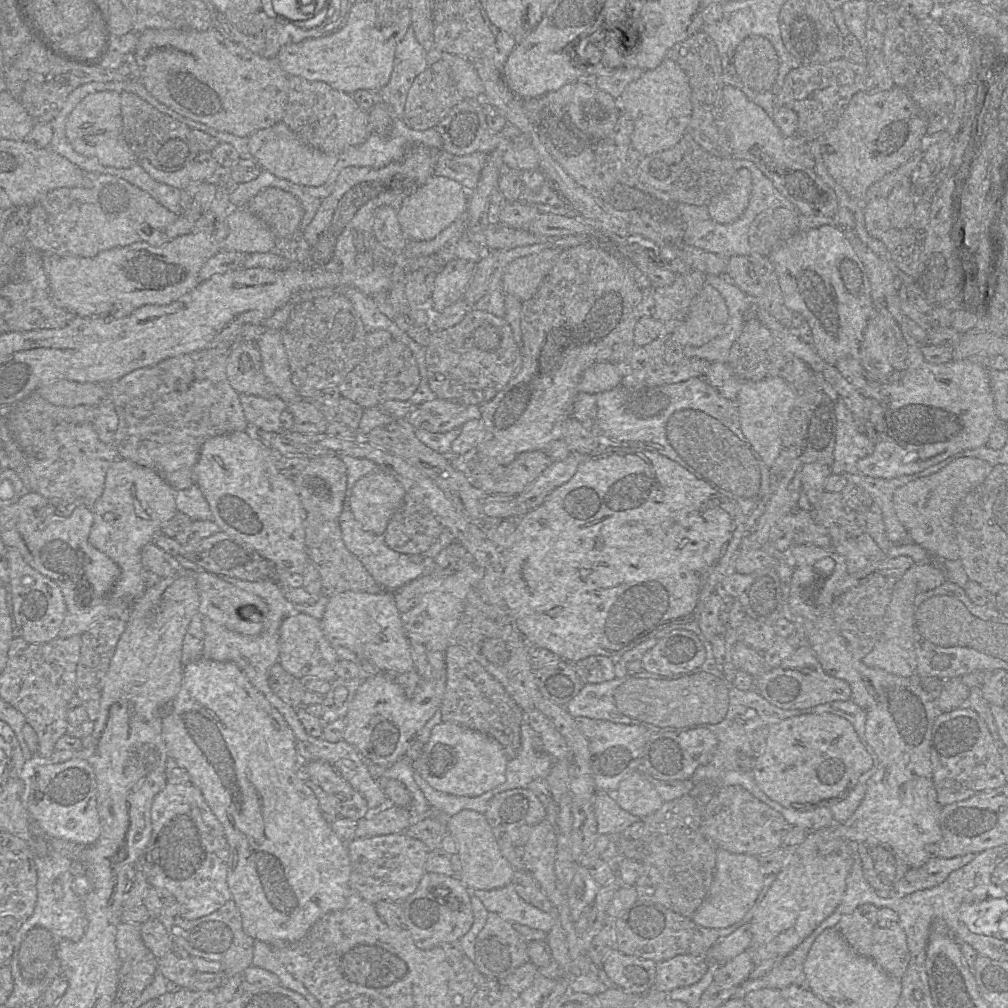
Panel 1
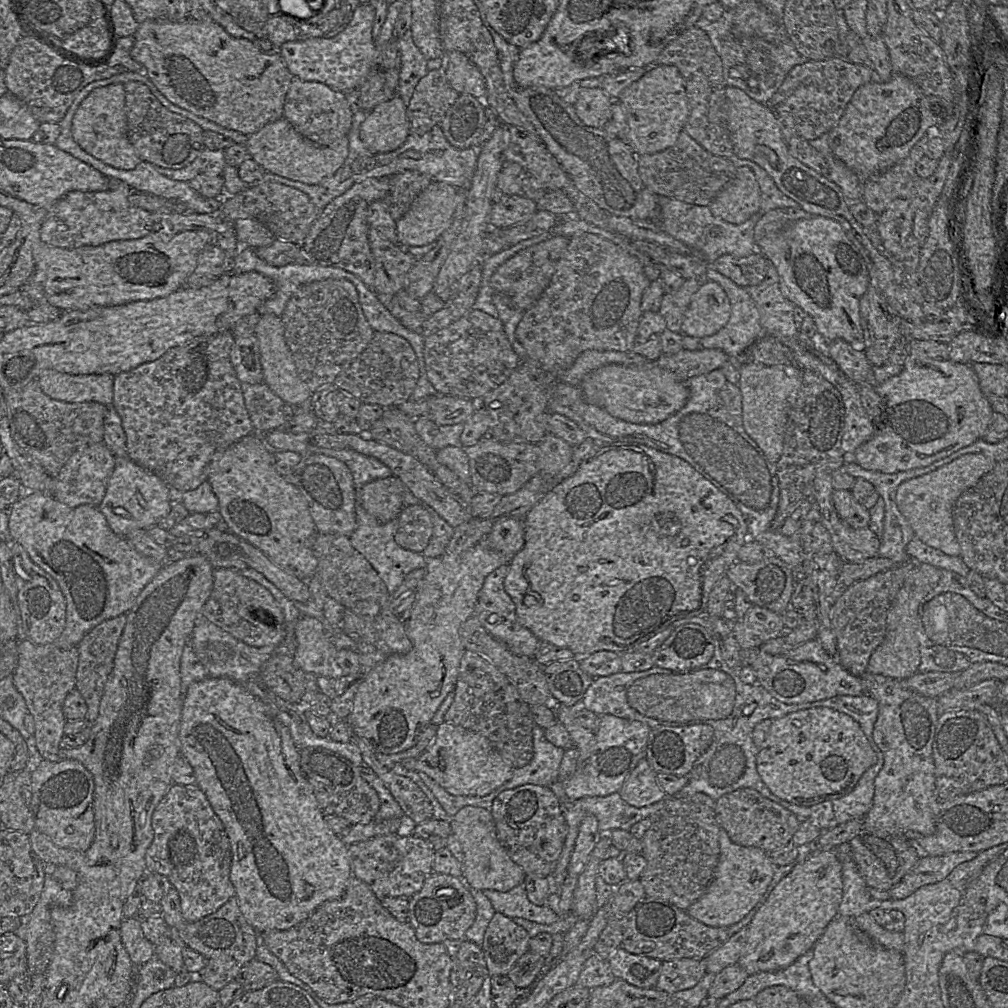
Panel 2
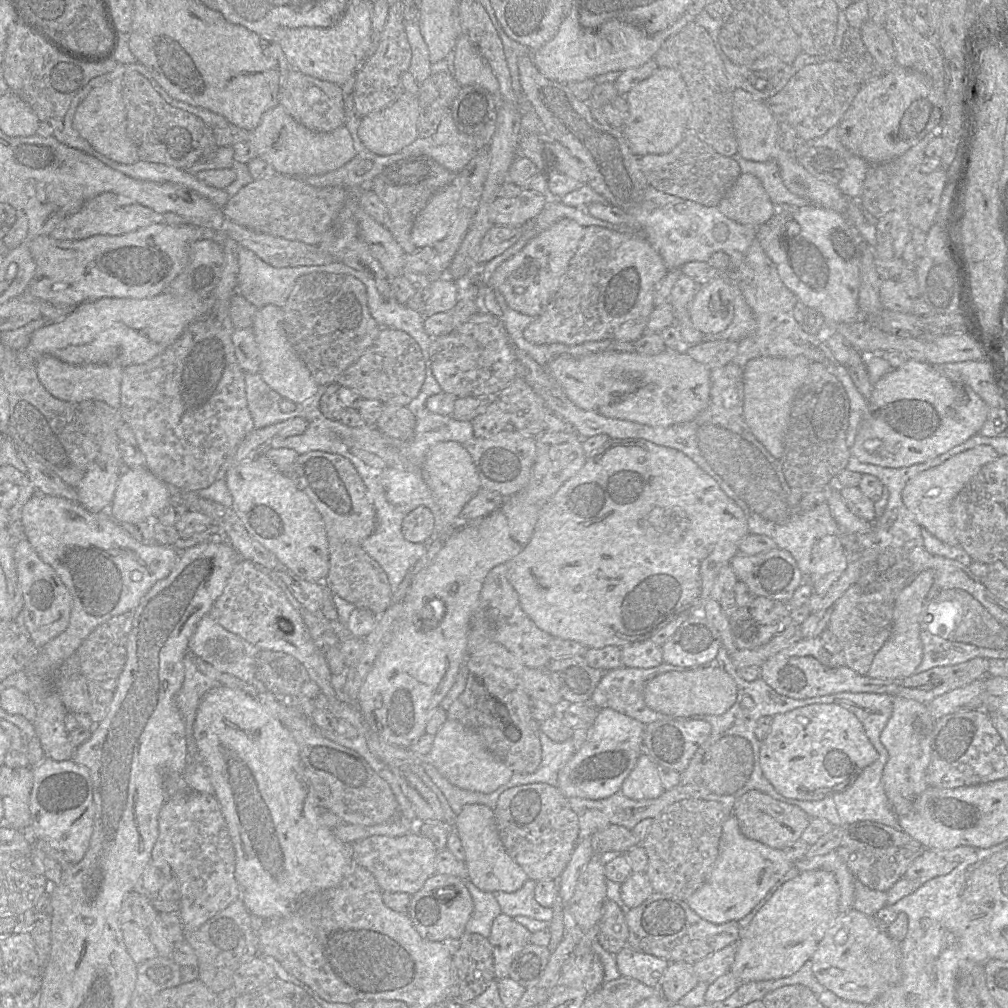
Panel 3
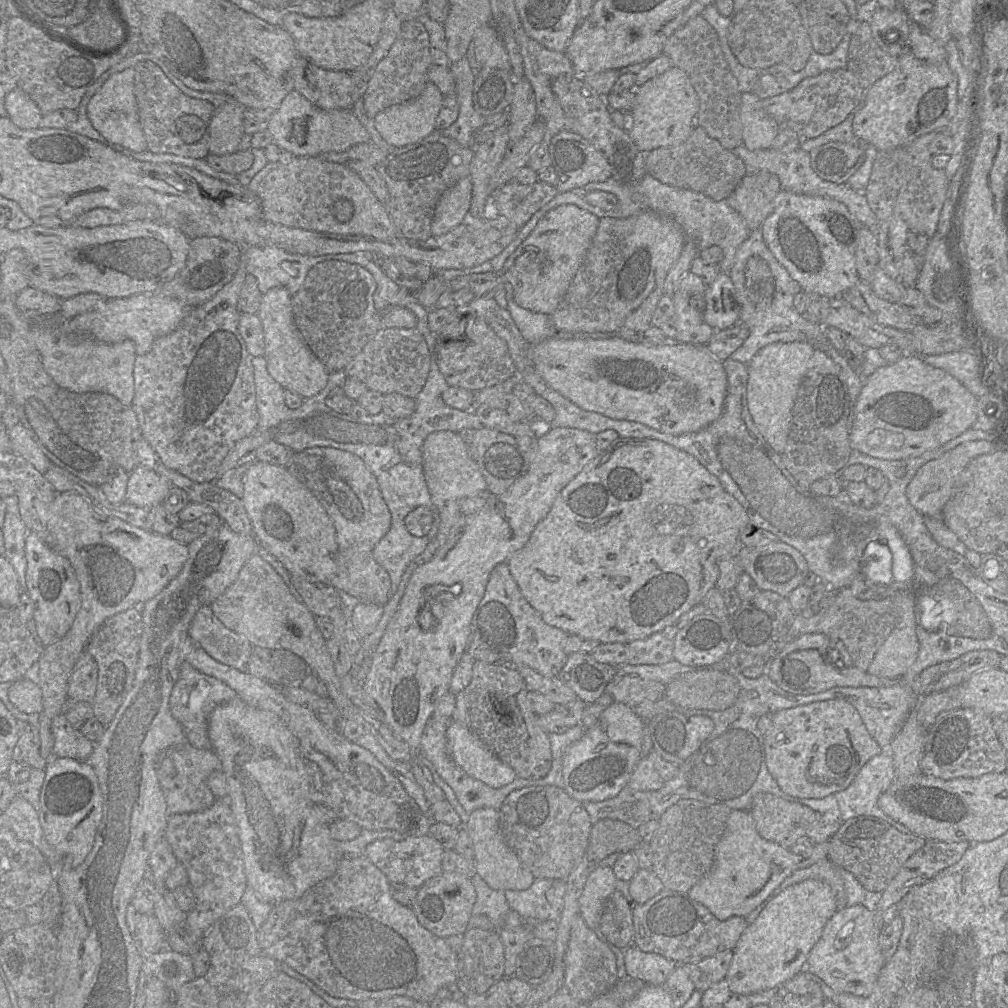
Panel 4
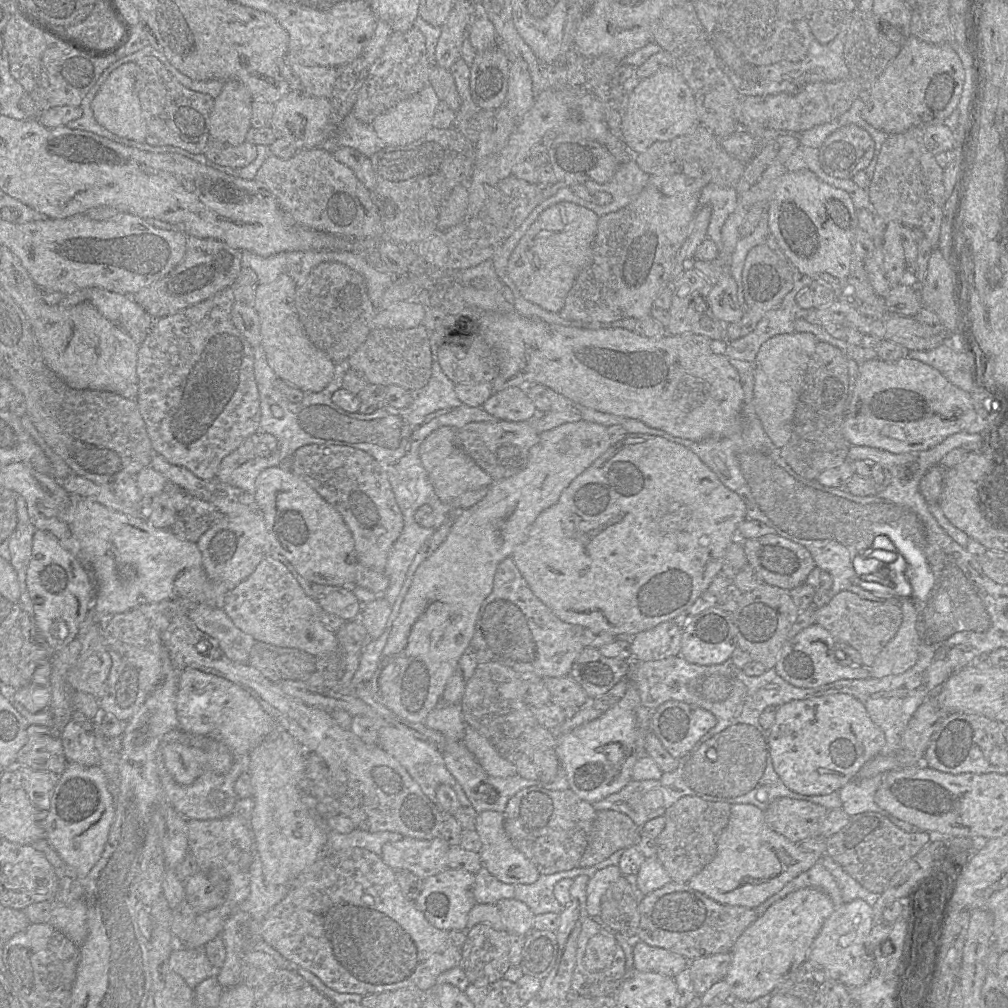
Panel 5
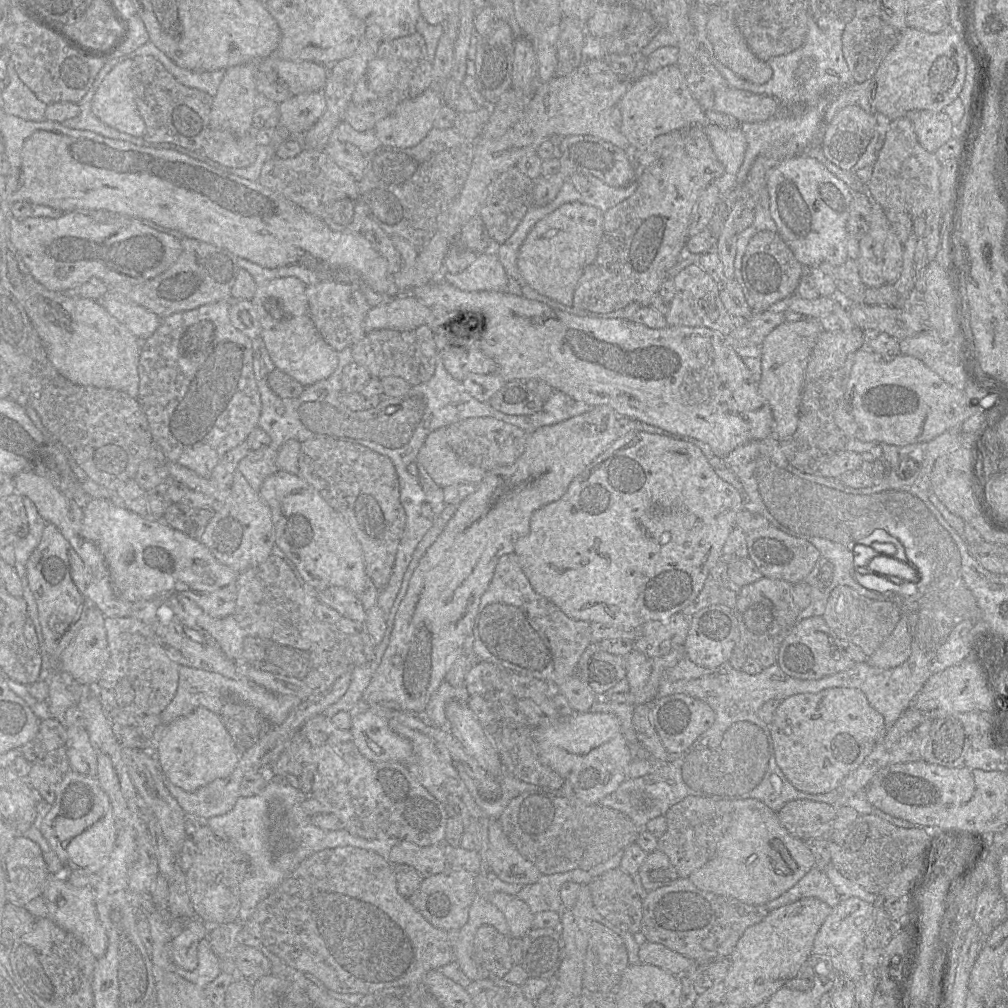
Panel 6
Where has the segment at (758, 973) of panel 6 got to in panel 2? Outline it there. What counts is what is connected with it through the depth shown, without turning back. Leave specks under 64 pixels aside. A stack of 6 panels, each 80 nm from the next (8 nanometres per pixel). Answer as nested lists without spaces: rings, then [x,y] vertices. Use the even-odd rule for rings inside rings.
[[[804,849],[793,863],[791,871],[777,883],[748,924],[746,943],[737,963],[748,975],[788,967],[814,947],[828,924],[839,915],[838,907],[841,899],[842,867],[835,851]]]

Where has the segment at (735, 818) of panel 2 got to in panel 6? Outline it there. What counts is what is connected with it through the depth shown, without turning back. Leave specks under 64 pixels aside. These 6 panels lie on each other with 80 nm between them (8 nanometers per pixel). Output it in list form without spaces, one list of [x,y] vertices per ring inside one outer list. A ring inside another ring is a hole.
[[[796,799],[786,802],[777,811],[777,816],[792,836],[808,840],[829,835],[838,807],[810,799]]]

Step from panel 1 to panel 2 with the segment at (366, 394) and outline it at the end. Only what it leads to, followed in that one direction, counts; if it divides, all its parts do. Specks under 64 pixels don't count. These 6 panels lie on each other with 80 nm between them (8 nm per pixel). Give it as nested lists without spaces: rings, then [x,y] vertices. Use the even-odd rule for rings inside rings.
[[[375,332],[365,351],[338,375],[334,384],[361,403],[377,404],[386,409],[411,399],[419,377],[419,363],[411,344],[399,335]]]

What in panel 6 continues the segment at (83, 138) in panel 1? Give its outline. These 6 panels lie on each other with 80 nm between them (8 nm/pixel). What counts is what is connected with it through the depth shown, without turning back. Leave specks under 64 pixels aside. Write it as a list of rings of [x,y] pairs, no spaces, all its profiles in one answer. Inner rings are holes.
[[[134,59],[125,60],[111,71],[92,100],[92,111],[105,125],[143,137],[146,124],[139,112],[131,83],[133,63]]]

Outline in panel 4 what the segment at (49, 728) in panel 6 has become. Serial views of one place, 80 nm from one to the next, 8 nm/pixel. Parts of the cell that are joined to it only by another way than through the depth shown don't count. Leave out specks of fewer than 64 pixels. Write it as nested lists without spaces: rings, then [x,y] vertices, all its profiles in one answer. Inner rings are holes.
[[[19,722],[19,738],[13,749],[12,763],[44,770],[48,761],[40,755],[38,726]]]

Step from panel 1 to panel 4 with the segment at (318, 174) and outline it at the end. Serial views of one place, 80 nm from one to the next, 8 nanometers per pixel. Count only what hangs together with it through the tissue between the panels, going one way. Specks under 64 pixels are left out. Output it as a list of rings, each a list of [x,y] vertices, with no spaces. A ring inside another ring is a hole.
[[[295,90],[288,93],[273,111],[267,130],[272,135],[273,143],[294,157],[318,157],[327,152],[344,152],[353,145],[369,141],[368,133],[351,109],[320,109]]]

